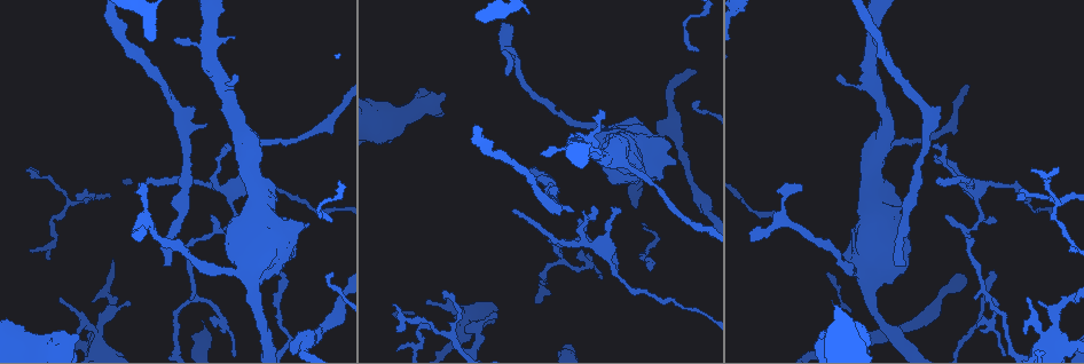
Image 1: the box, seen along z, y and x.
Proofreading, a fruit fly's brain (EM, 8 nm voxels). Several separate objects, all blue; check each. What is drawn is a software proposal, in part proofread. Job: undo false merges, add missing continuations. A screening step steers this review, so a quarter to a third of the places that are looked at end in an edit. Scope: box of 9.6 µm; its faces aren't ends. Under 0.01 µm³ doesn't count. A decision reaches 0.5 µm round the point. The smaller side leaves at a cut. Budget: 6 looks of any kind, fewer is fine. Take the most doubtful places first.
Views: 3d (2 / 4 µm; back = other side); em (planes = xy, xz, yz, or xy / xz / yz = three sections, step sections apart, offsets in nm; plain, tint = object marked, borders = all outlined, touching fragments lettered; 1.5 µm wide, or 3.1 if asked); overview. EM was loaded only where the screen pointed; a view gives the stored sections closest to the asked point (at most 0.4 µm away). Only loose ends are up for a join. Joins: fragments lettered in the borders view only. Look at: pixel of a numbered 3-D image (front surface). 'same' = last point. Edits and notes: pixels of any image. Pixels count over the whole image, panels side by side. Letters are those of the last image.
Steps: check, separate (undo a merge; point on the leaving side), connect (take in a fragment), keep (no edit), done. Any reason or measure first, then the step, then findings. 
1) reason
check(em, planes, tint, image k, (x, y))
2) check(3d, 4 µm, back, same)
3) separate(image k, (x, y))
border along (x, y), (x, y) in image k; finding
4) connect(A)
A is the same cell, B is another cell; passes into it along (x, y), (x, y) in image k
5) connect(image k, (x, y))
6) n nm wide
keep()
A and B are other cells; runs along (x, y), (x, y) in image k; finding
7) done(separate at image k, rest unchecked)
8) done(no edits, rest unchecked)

free end
check(em, planes, borders, image 1, (131, 304))

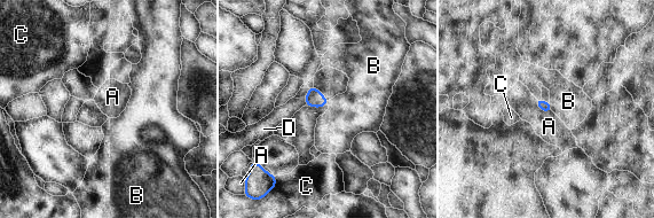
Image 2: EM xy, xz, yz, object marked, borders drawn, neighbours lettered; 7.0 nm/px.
A touches over 150 nm
keep()
A, B, C and D are other cells; no lettered fragment goes on from it

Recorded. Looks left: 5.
free end
check(em, yz, step 8, tint, image 1, (77, 335))

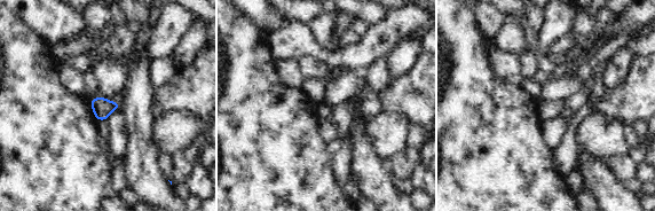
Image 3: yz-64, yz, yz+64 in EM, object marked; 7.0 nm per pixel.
check(em, planes, borders, same)

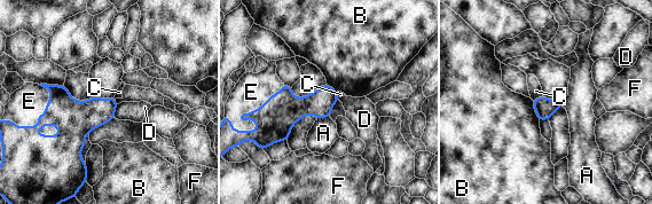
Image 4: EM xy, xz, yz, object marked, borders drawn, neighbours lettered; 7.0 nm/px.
E touches over 400 nm
keep()
A, B, C, D, E and F are other cells; border along (542, 95), (532, 100) in image 4; no lettered fragment goes on from it

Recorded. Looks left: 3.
four or more arms meet
check(em, planes, borders, image 1, (603, 249))

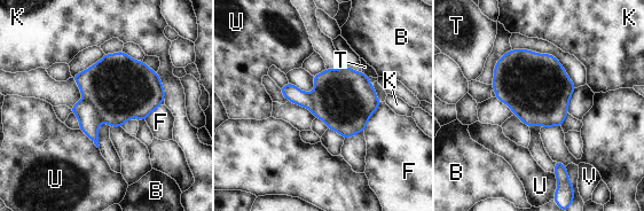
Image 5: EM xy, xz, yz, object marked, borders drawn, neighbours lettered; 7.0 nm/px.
separate(image 5, (119, 88))
B, F, K, T, U and V are other cells; two cells meet here

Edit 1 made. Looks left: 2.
done(separate at image 5, rest unchecked)

